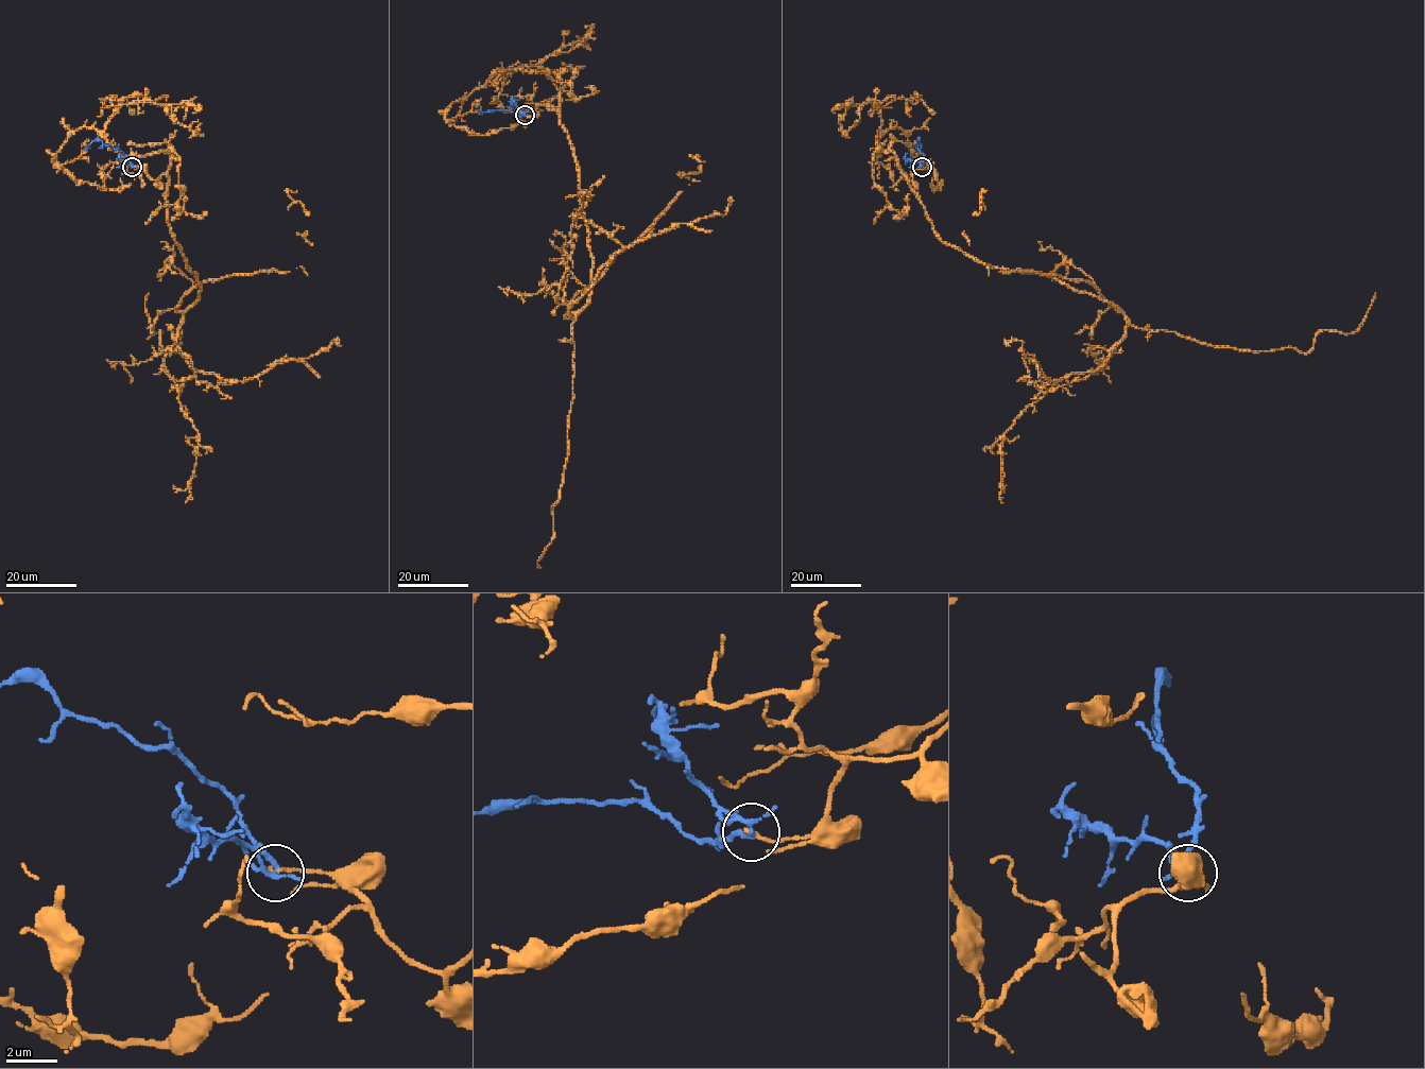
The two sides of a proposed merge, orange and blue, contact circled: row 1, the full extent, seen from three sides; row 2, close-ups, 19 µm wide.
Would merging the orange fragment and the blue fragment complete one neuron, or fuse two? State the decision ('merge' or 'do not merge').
do not merge

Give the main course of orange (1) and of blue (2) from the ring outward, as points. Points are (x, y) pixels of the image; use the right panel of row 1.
1: (922, 166), (905, 175), (944, 242), (1050, 274), (1133, 326), (1307, 354), (1319, 331), (1353, 332), (1374, 292)
2: (922, 166), (919, 139), (921, 147), (917, 148)

